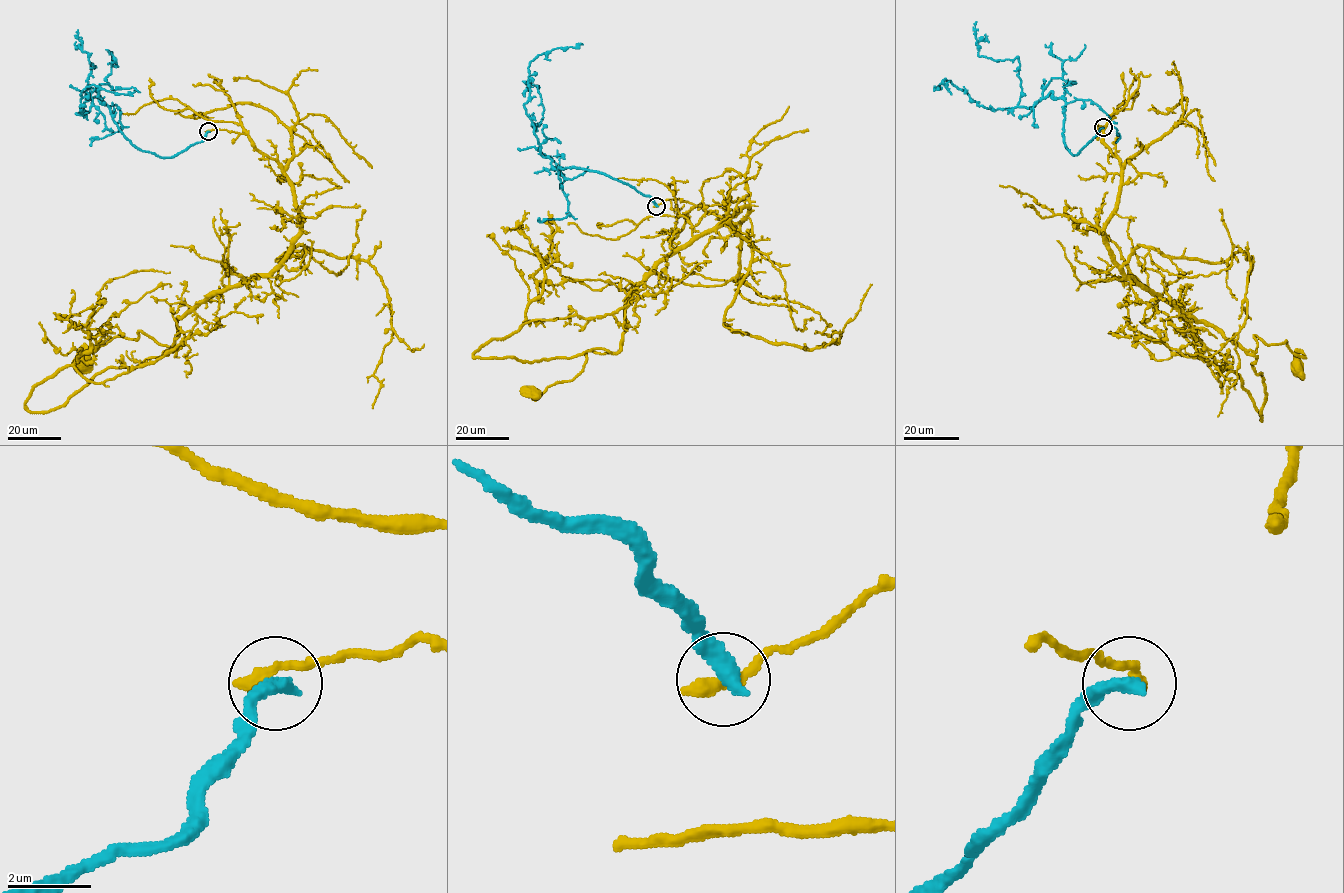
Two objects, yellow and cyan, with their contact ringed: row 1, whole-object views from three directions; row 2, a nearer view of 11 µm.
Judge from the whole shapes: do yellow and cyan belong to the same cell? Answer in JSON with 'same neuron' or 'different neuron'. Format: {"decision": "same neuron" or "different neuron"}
{"decision": "different neuron"}

